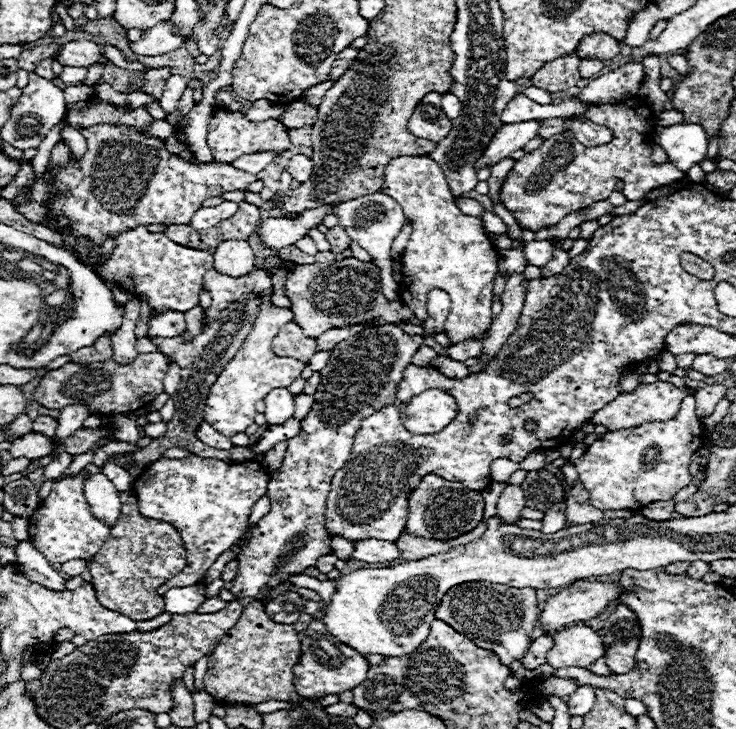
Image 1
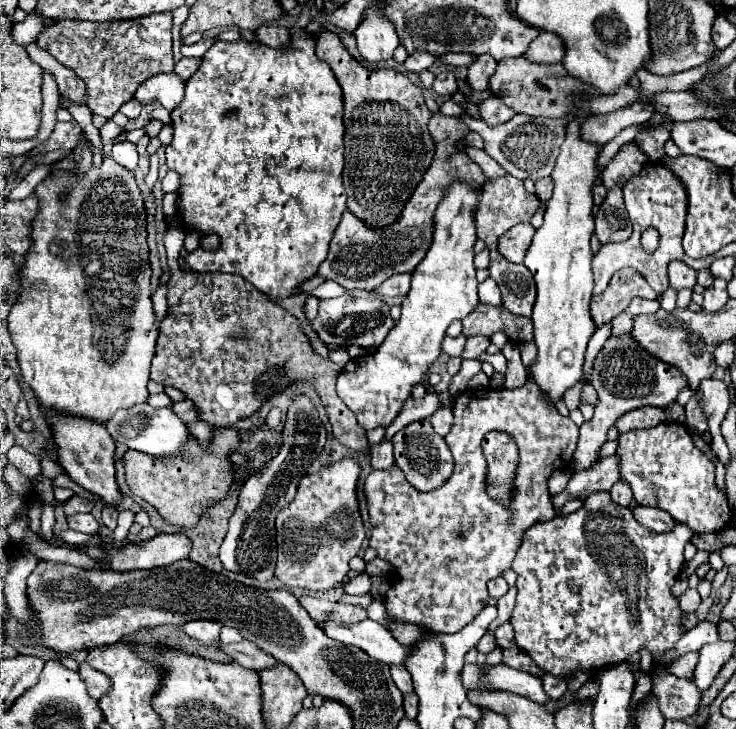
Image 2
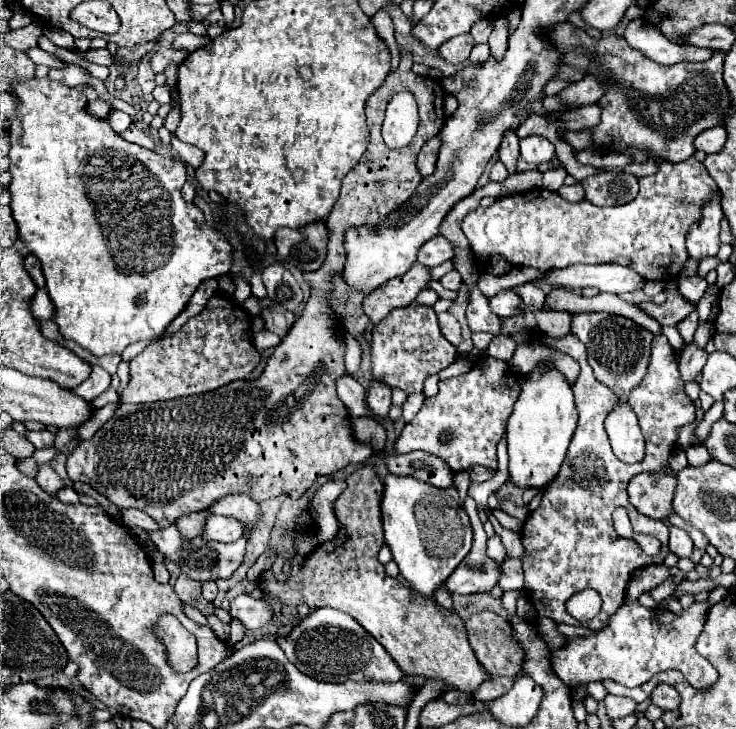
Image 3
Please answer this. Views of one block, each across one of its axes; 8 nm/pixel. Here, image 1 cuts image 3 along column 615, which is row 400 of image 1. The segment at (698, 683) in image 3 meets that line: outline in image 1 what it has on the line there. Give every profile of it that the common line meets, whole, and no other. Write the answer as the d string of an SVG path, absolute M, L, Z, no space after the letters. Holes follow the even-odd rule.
M654 382L654 384L640 384L634 392L630 394L620 394L616 400L612 400L608 406L604 406L602 410L598 410L590 422L592 424L602 424L608 430L622 430L622 428L636 428L642 426L646 422L664 422L676 416L682 398L688 392L676 388L670 382Z

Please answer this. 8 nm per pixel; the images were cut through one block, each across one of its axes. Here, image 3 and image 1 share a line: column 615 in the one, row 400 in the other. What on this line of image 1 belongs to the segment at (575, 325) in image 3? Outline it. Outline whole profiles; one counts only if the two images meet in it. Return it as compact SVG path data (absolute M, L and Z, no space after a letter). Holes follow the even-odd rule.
M384 324L378 328L366 328L364 332L348 340L342 340L332 348L326 368L320 370L322 380L314 394L314 406L308 412L308 416L302 420L300 434L288 440L282 466L270 474L270 482L268 482L268 498L272 500L270 512L252 528L250 544L244 546L242 554L238 556L240 572L232 580L232 588L230 588L230 592L236 598L250 596L256 600L264 600L268 592L280 586L280 582L286 576L300 574L304 568L314 566L320 556L330 554L330 536L324 528L324 512L326 512L326 496L330 490L330 480L334 472L346 464L352 452L354 436L360 430L362 420L394 402L396 386L402 378L402 372L422 344L424 344L424 336L408 336L402 332L400 326Z

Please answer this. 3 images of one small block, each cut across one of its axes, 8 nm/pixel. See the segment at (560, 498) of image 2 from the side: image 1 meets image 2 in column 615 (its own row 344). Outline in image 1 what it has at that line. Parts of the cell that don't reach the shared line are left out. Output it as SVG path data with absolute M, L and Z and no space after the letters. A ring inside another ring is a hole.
M468 340L468 342L458 342L448 348L448 358L454 360L466 360L466 358L476 358L482 354L482 340Z

